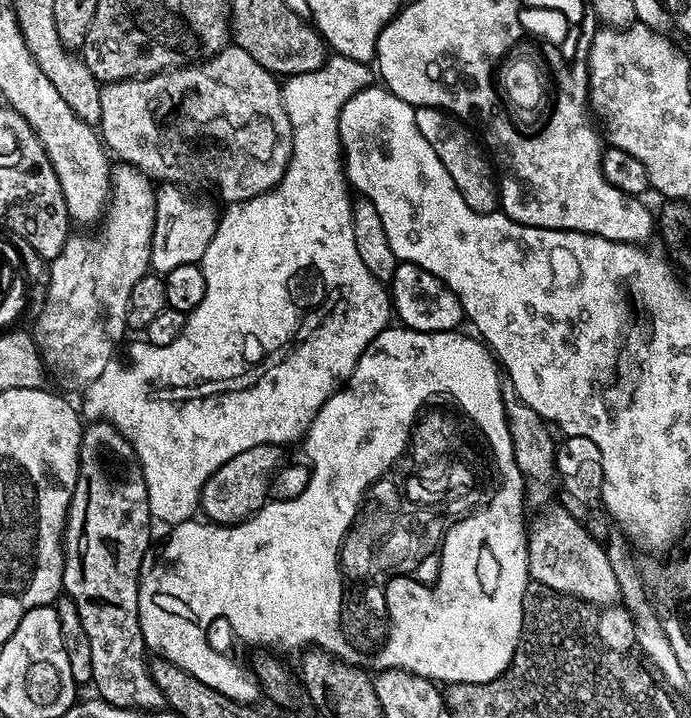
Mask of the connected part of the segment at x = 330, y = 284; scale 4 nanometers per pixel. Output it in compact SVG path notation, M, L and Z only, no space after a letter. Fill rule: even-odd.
M332 54L318 70L289 76L283 81L284 105L292 127L292 157L280 181L268 192L237 204L227 205L223 209L225 212L219 213L214 238L210 238L210 246L206 246L206 254L202 254L199 263L202 278L206 278L206 294L202 302L194 306L191 313L196 319L196 337L189 344L184 344L185 337L179 336L174 338L174 342L170 342L170 346L154 346L141 342L141 344L130 345L128 349L125 347L124 357L122 352L119 358L113 358L106 366L106 370L102 370L100 377L83 389L83 415L92 422L99 419L107 420L128 439L130 446L134 446L134 454L146 478L148 509L153 521L160 523L161 520L162 523L168 524L167 526L175 526L193 519L197 515L200 495L210 474L214 474L218 466L230 462L230 458L234 458L237 454L263 444L285 446L284 444L290 443L291 440L299 441L314 422L318 410L322 410L326 398L333 396L343 384L348 382L350 374L354 374L354 366L358 358L362 358L366 346L370 346L370 342L378 338L381 330L389 327L391 320L388 319L393 319L394 309L389 289L378 278L374 278L370 270L366 270L362 257L358 255L358 246L354 246L354 226L352 225L354 200L353 197L348 197L350 190L344 175L344 154L340 150L338 134L338 118L342 106L351 96L369 87L373 83L372 76L374 80L373 69L368 64Z

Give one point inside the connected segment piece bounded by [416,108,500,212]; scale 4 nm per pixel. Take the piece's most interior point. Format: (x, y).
(473, 177)

